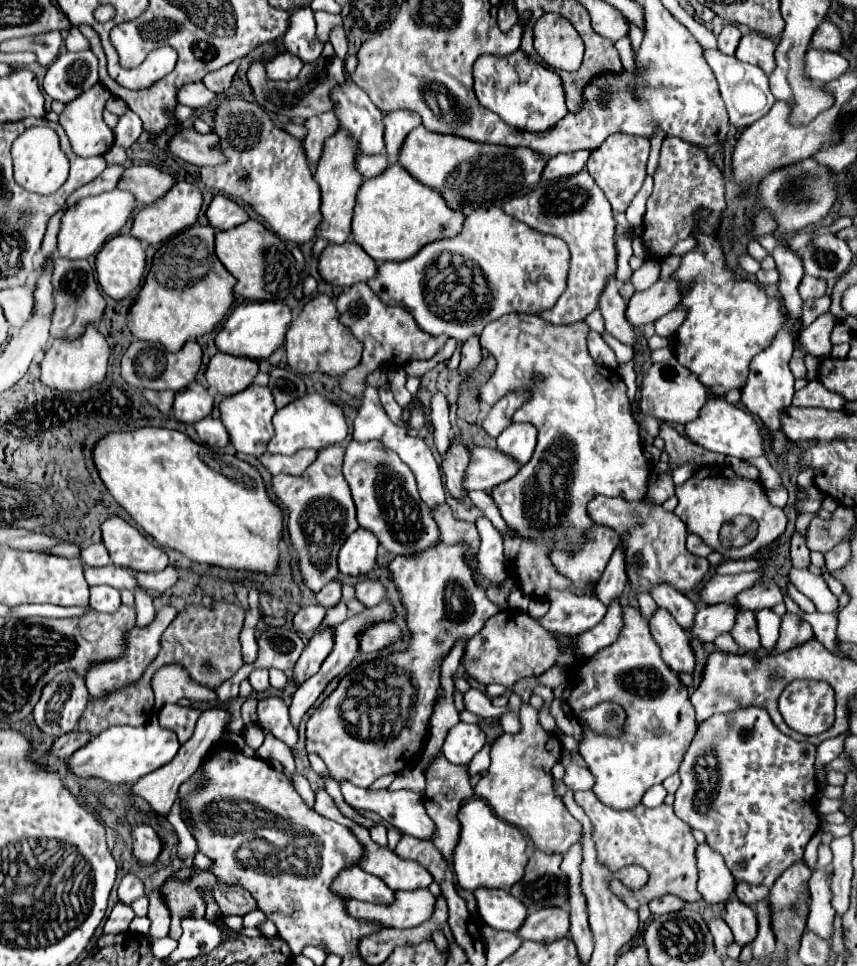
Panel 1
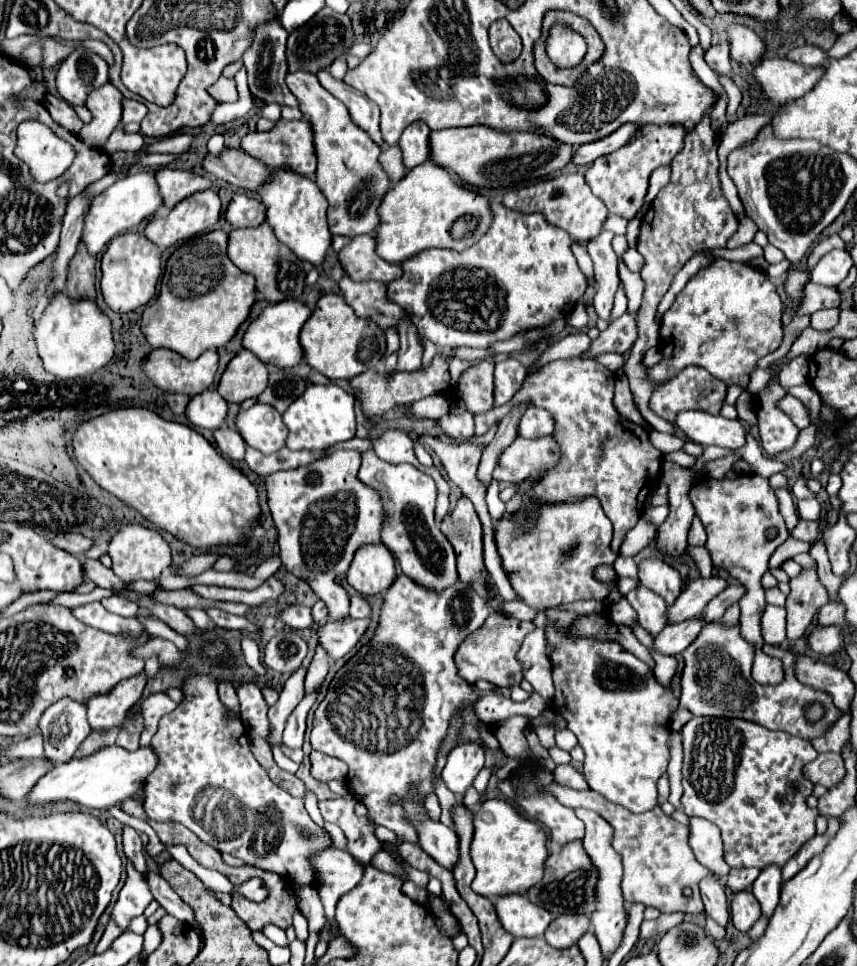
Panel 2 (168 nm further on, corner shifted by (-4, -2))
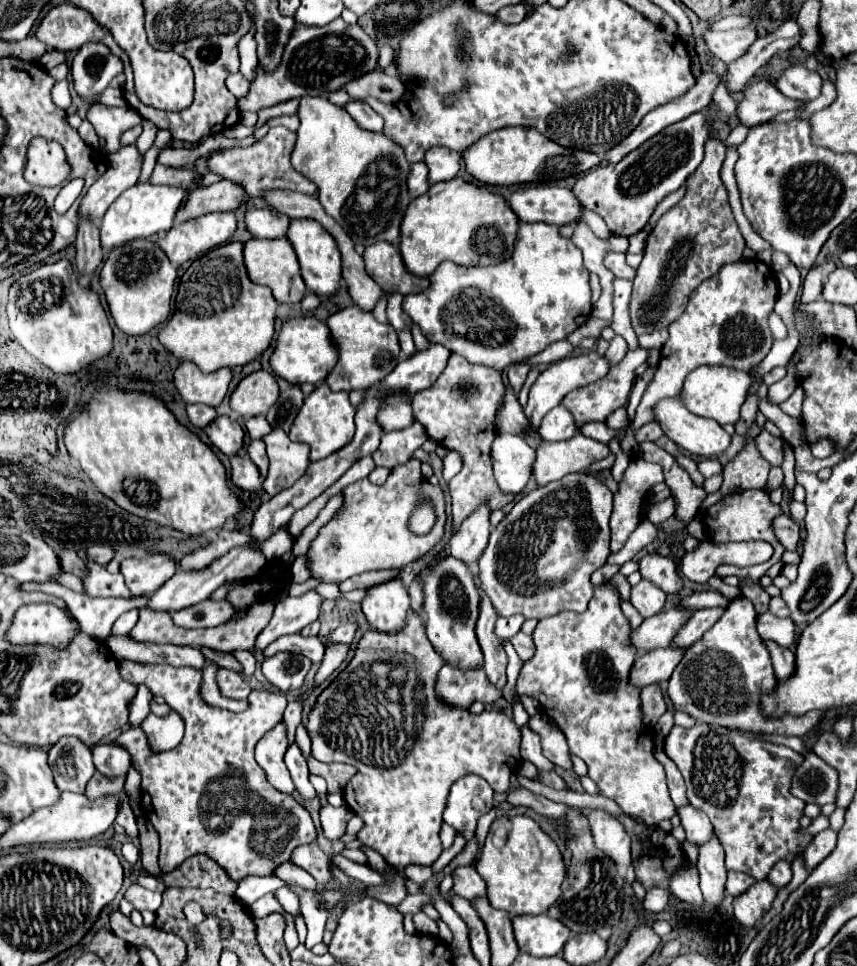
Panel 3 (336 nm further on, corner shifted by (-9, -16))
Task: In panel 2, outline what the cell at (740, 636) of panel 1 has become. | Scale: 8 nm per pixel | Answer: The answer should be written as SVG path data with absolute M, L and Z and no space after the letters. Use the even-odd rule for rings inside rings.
M742 474L734 480L702 478L692 488L690 498L708 534L704 546L712 556L712 564L716 568L724 568L746 590L740 598L742 636L752 642L756 650L762 650L764 640L760 636L760 616L764 612L766 600L760 580L768 570L768 558L772 556L772 552L790 536L784 518L778 512L776 494L770 488L768 478L762 478L758 474Z

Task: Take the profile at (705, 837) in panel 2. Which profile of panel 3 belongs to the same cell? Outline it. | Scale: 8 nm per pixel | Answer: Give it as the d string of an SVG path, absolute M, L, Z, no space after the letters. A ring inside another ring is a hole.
M685 806L685 808L677 810L677 814L687 832L687 838L685 838L687 842L701 848L703 844L707 844L713 838L713 826L709 824L709 818L705 816L705 812L697 812L697 810L693 810L693 806Z

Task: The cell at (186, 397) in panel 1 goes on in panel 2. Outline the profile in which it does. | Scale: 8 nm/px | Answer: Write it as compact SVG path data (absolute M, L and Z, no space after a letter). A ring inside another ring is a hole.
M204 392L190 400L186 408L186 418L200 428L218 430L226 420L226 400L218 392Z

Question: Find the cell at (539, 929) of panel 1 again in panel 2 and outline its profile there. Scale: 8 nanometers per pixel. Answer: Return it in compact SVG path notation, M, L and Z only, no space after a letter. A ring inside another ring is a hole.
M562 914L550 924L548 932L544 934L544 940L554 948L570 948L588 930L590 930L590 918L588 916L584 916L584 914Z

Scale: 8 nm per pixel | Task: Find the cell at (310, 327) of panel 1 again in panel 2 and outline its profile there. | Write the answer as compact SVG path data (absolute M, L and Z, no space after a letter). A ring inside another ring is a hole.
M324 294L318 300L312 316L302 328L300 342L304 348L304 360L330 380L350 380L366 370L378 368L386 354L386 338L380 326L368 318L356 316L344 302L342 294Z

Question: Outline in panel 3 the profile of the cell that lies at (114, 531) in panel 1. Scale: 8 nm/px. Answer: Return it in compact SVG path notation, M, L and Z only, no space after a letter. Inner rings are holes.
M147 554L143 558L125 558L121 562L121 574L131 596L151 596L175 572L177 566L167 554Z

